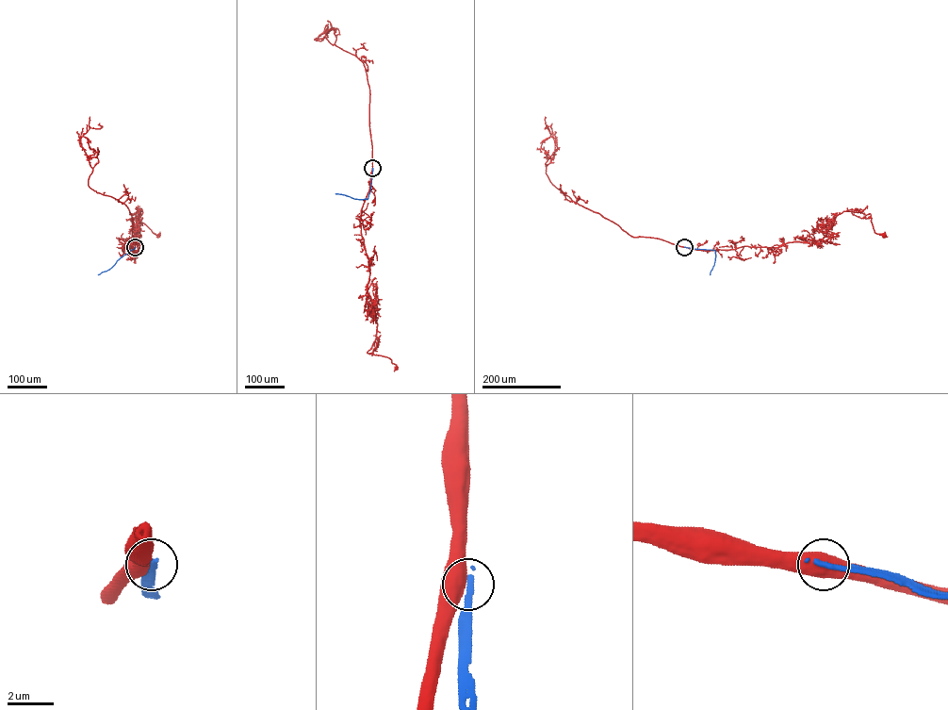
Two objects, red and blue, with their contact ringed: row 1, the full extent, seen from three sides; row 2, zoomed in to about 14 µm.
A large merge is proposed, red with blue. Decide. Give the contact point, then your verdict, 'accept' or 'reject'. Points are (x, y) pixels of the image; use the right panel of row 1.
(684, 247) | reject

